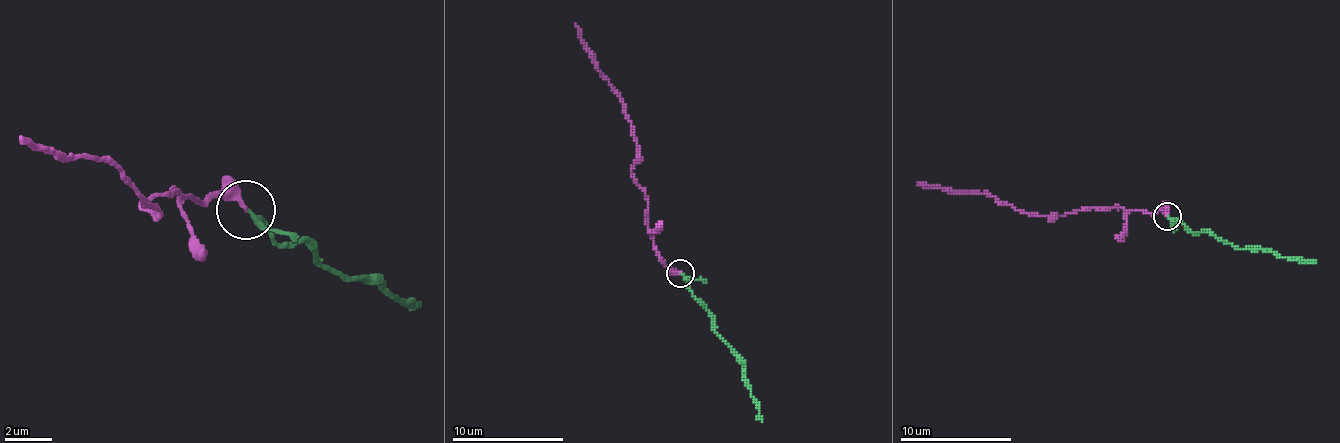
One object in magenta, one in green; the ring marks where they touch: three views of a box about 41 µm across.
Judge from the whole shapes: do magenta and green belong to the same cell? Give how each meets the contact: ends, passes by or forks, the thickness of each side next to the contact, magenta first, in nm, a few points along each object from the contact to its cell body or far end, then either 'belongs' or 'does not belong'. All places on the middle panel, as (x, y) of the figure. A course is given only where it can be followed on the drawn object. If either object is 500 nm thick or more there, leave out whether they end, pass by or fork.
magenta ends | green passes by | 280/180 nm | magenta via (681, 274), (667, 266), (659, 255), (648, 227), (648, 196), (631, 171), (636, 157), (634, 126), (575, 23) | green via (681, 274), (695, 299), (709, 313), (714, 333), (742, 366), (742, 377), (751, 388), (762, 422) | belongs

